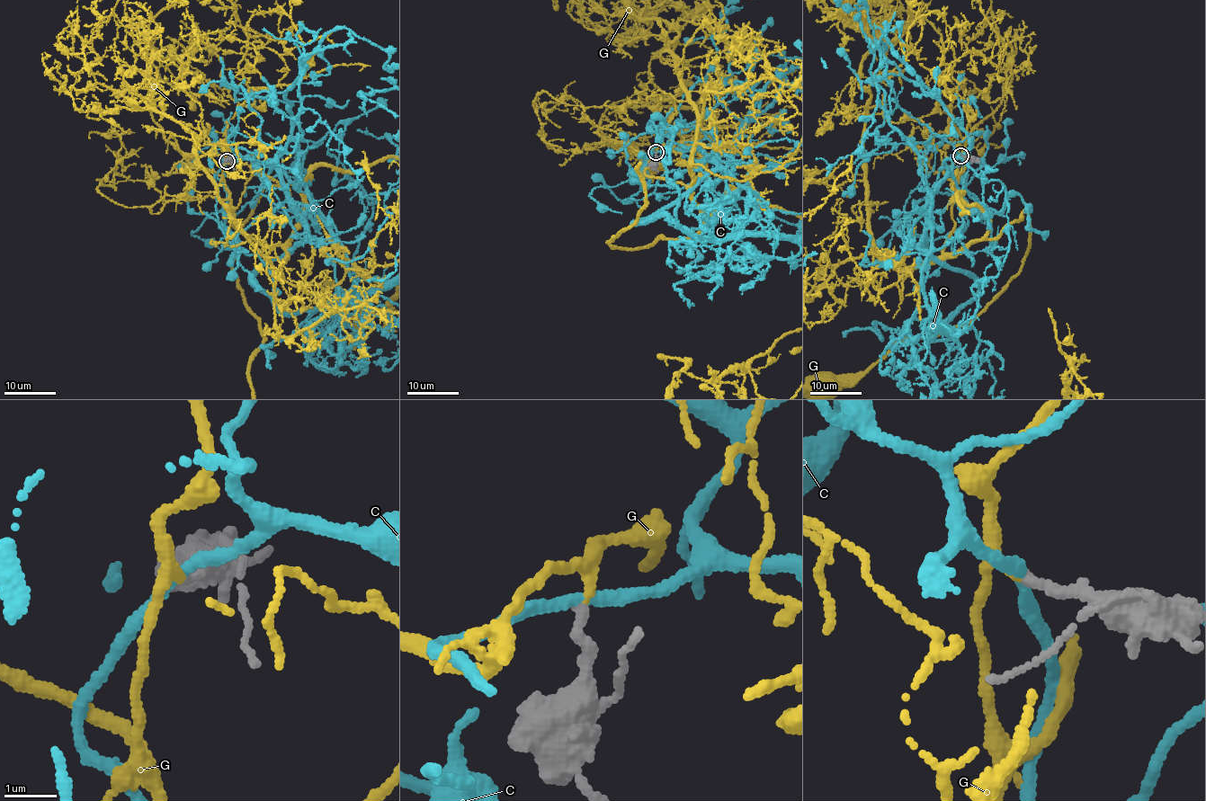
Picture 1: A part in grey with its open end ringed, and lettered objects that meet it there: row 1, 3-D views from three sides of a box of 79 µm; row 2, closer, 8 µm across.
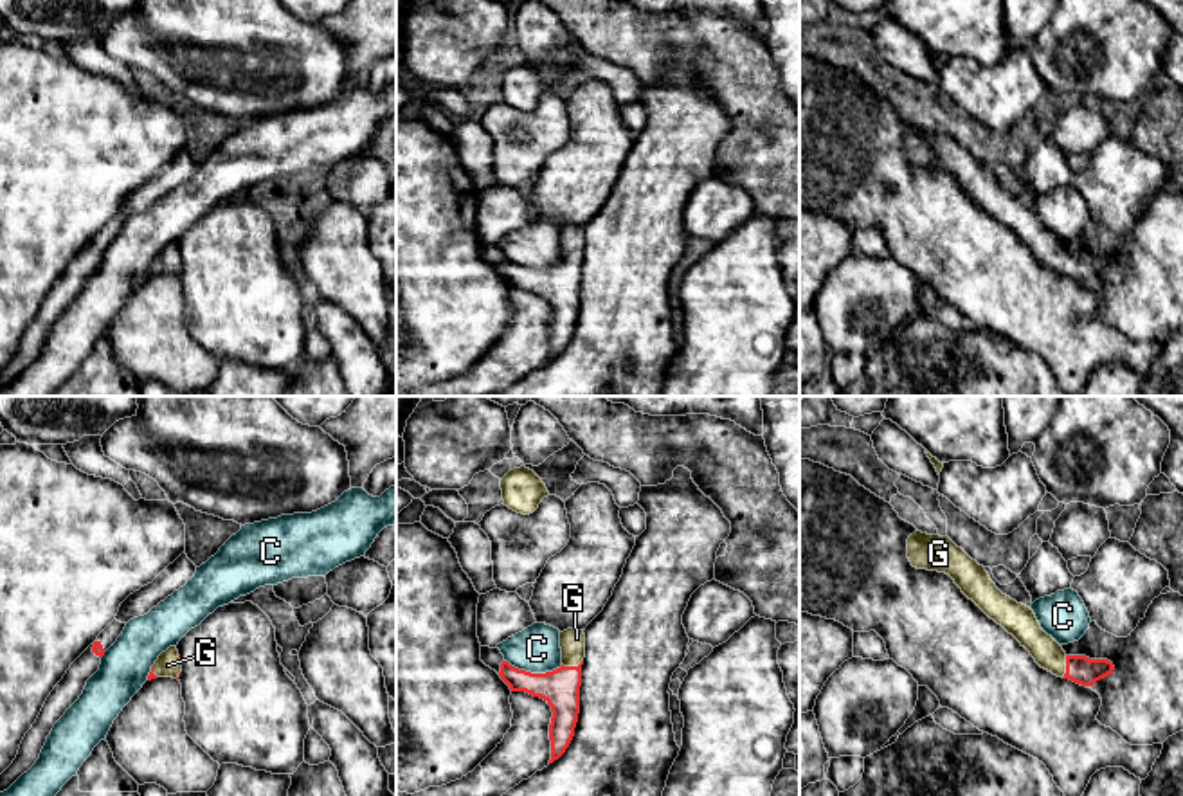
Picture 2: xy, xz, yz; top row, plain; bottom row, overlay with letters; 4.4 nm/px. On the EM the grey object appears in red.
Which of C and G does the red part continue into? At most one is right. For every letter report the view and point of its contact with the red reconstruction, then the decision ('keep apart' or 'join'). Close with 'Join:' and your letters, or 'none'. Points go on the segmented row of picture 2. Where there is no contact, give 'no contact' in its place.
C: contact xz (533, 674); keep apart
G: contact yz (1066, 667); join
Join: G

